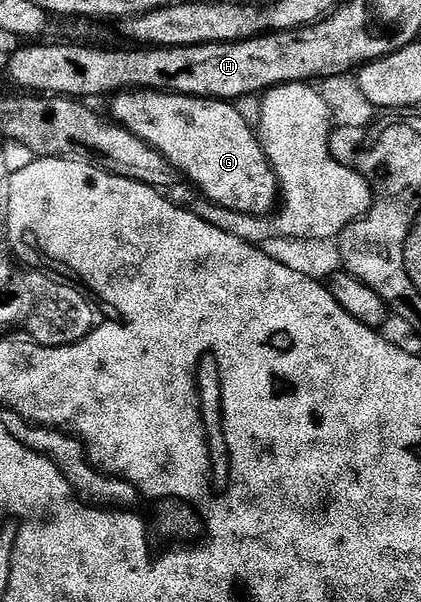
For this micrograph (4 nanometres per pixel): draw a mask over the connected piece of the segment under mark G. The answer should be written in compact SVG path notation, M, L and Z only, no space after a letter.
M153 88L142 89L139 93L116 94L113 120L146 141L166 160L171 170L181 173L183 178L186 178L206 199L233 207L253 206L258 201L257 197L265 191L266 184L271 184L272 170L257 132L252 128L251 122L250 125L246 122L245 115L234 106L237 104L226 99L199 97L193 93Z

